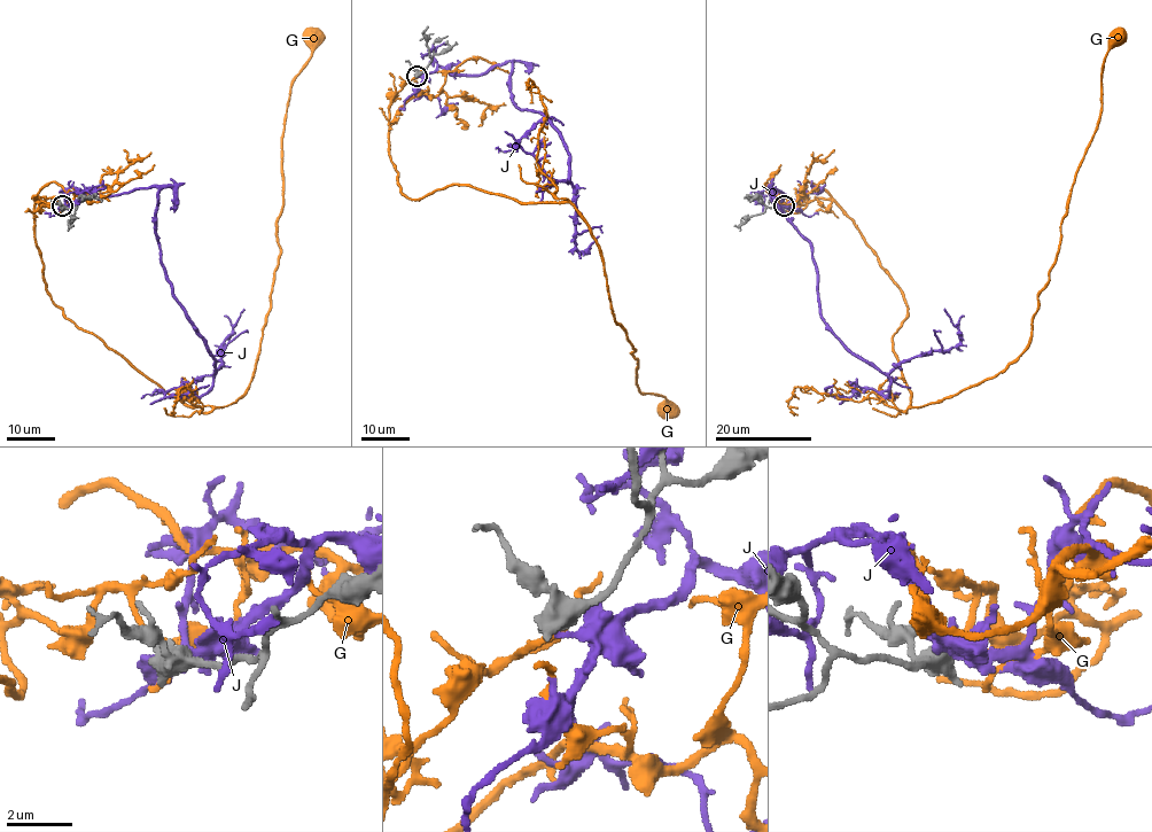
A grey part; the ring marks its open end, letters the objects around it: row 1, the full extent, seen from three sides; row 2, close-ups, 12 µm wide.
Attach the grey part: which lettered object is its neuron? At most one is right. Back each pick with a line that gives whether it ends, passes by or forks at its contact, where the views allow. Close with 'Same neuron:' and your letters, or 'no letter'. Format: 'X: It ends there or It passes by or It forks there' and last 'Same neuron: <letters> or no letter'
G: It passes by
Same neuron: G

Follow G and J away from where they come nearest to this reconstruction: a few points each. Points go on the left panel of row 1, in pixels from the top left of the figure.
G: (62, 204), (34, 199), (51, 298), (188, 405), (234, 403), (270, 310), (282, 135), (310, 37)
J: (62, 207), (85, 191), (157, 189), (160, 261), (215, 363), (204, 393), (165, 396), (208, 385)

